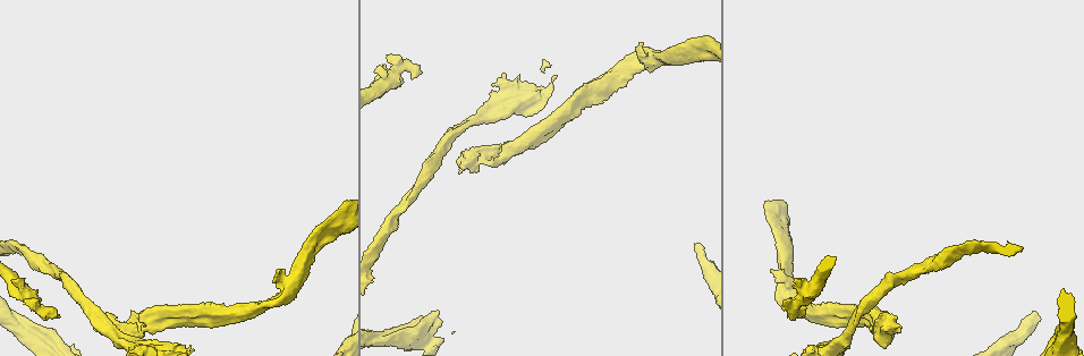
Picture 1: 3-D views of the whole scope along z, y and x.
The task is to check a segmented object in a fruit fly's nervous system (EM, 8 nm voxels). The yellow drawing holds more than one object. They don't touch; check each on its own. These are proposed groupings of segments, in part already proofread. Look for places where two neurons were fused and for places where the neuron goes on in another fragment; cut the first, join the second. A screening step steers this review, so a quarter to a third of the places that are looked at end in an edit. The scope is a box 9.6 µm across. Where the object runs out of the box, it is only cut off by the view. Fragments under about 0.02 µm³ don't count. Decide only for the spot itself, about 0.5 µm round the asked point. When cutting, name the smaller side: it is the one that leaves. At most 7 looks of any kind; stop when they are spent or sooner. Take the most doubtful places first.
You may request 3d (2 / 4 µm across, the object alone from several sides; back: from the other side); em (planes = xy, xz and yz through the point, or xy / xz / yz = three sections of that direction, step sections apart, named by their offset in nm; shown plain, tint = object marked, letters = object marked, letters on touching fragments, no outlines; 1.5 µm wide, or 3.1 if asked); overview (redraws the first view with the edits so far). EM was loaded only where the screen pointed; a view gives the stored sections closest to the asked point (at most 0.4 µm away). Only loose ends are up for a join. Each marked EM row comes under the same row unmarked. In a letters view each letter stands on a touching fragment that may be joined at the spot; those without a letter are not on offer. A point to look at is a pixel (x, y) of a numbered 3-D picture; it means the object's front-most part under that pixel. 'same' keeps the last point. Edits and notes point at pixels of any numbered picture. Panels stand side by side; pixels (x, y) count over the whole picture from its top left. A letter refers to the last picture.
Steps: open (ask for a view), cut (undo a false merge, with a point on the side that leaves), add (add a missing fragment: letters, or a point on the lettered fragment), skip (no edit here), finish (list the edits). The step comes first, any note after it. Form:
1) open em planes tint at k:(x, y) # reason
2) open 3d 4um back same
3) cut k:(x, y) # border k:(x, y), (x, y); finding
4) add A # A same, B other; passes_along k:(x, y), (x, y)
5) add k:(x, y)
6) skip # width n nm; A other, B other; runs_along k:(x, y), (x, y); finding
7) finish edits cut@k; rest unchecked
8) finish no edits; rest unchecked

open 3d 4um at 1:(643, 43) # branch stops here

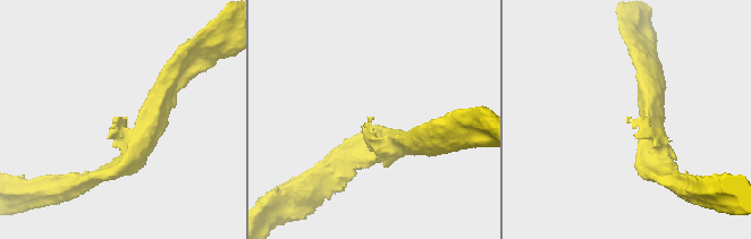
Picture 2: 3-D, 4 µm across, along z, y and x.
open em planes letters at 2:(118, 117) # now the EM

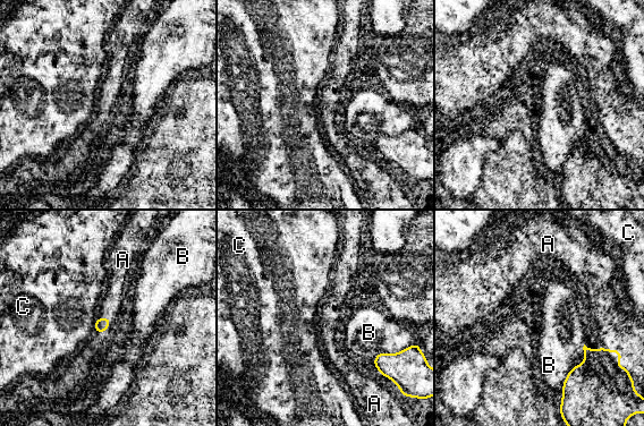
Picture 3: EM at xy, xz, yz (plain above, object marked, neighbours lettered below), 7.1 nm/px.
skip # A other, B other, C other; border 3:(584, 344), (610, 350); none of them fits

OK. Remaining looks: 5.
open em 3.1um planes letters at 1:(579, 108)

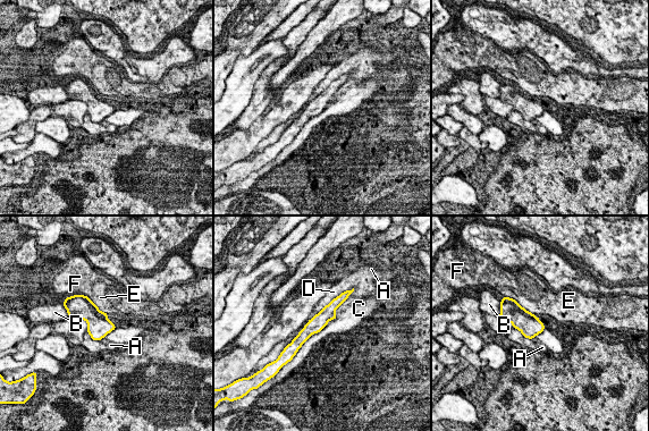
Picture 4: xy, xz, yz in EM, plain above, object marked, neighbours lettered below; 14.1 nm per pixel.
skip # width 220 nm; A other, B other, C other, D other, E other, F other; border 4:(86, 295), (107, 314); no lettered fragment goes on from it

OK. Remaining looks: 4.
open em xz step 8 tint at 1:(694, 38) # free end

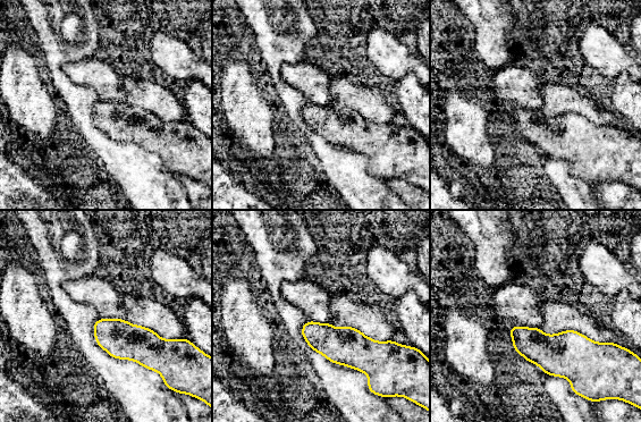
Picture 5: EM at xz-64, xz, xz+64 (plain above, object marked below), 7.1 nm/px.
open em planes letters same

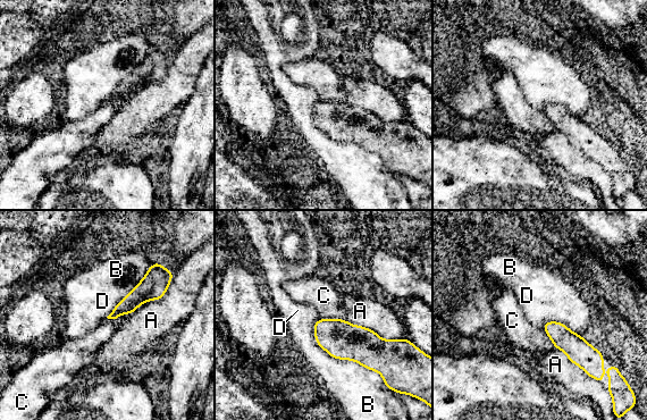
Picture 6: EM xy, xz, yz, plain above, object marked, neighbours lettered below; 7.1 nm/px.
skip # A other, B other, C other, D other; border 6:(131, 313), (107, 318); no lettered fragment goes on from it

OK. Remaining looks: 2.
finish no edits; rest unchecked

